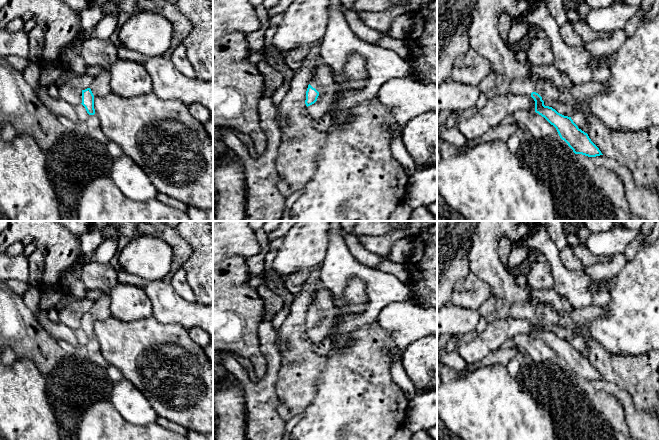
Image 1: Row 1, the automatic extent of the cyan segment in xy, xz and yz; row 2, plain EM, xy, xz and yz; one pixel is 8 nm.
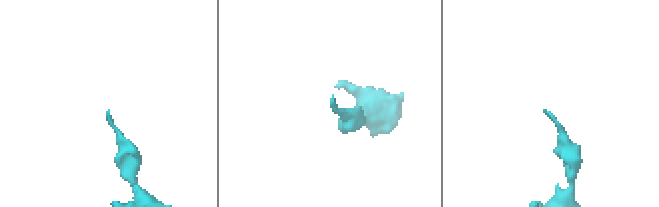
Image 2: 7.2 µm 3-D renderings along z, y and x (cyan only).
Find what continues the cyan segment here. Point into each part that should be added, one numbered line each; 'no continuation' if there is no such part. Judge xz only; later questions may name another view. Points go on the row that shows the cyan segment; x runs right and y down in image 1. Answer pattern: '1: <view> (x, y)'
1: xz (323, 81)

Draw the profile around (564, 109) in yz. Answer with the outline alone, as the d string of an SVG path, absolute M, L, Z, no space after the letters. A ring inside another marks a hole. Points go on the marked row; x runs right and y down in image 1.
M555 101L555 102L544 102L545 106L549 106L552 107L553 109L555 109L558 113L564 115L564 116L568 116L571 117L572 113L573 113L573 108L570 105L564 104L560 101Z

